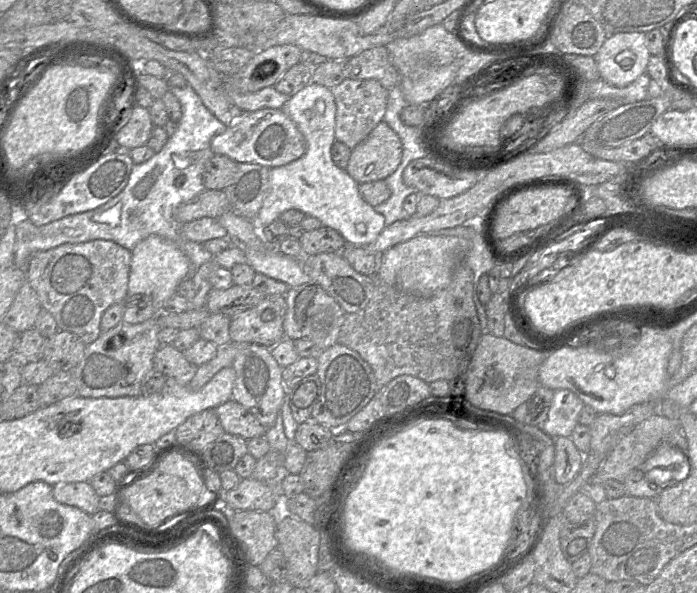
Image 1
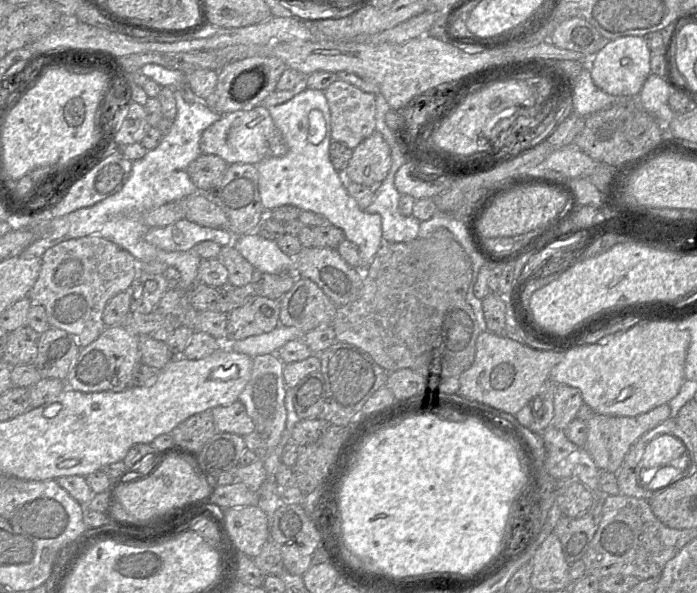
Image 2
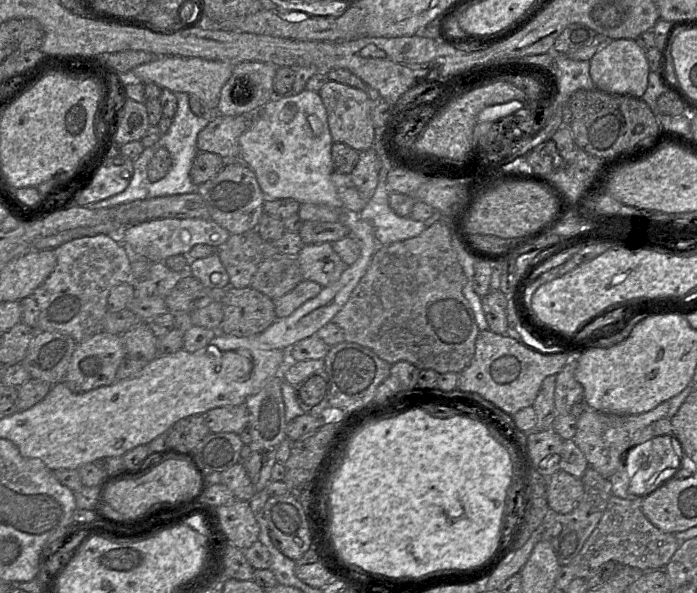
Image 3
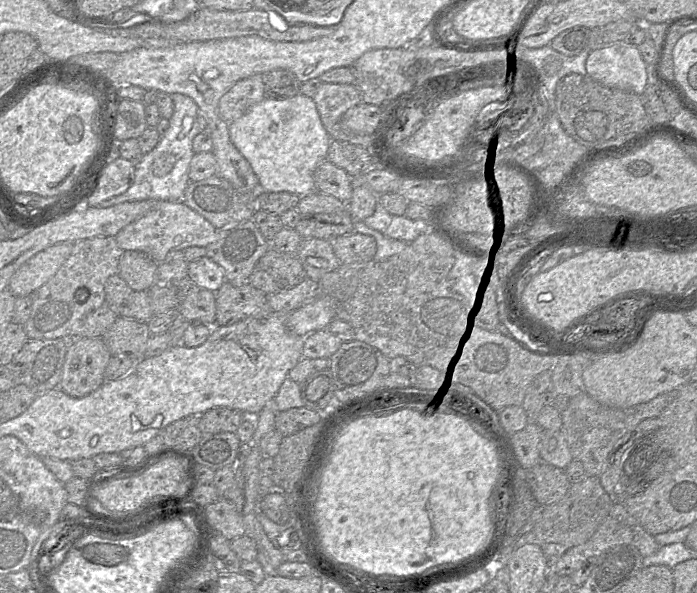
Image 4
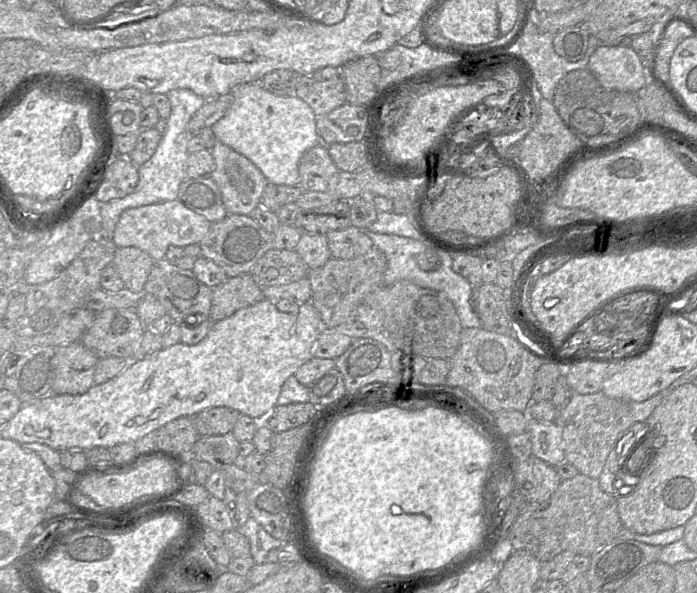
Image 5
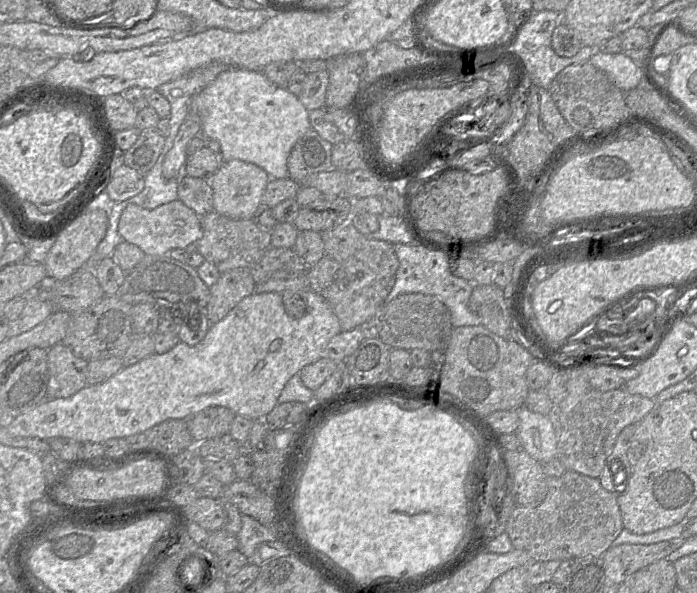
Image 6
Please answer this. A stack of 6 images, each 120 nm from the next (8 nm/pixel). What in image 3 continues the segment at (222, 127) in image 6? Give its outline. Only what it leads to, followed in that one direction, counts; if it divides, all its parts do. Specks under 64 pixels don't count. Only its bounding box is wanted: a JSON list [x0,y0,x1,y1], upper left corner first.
[238,90,343,210]

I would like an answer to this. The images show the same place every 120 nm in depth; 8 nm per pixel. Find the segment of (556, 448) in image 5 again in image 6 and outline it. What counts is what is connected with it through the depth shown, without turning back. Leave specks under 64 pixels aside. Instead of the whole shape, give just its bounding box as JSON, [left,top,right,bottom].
[515,407,556,463]

